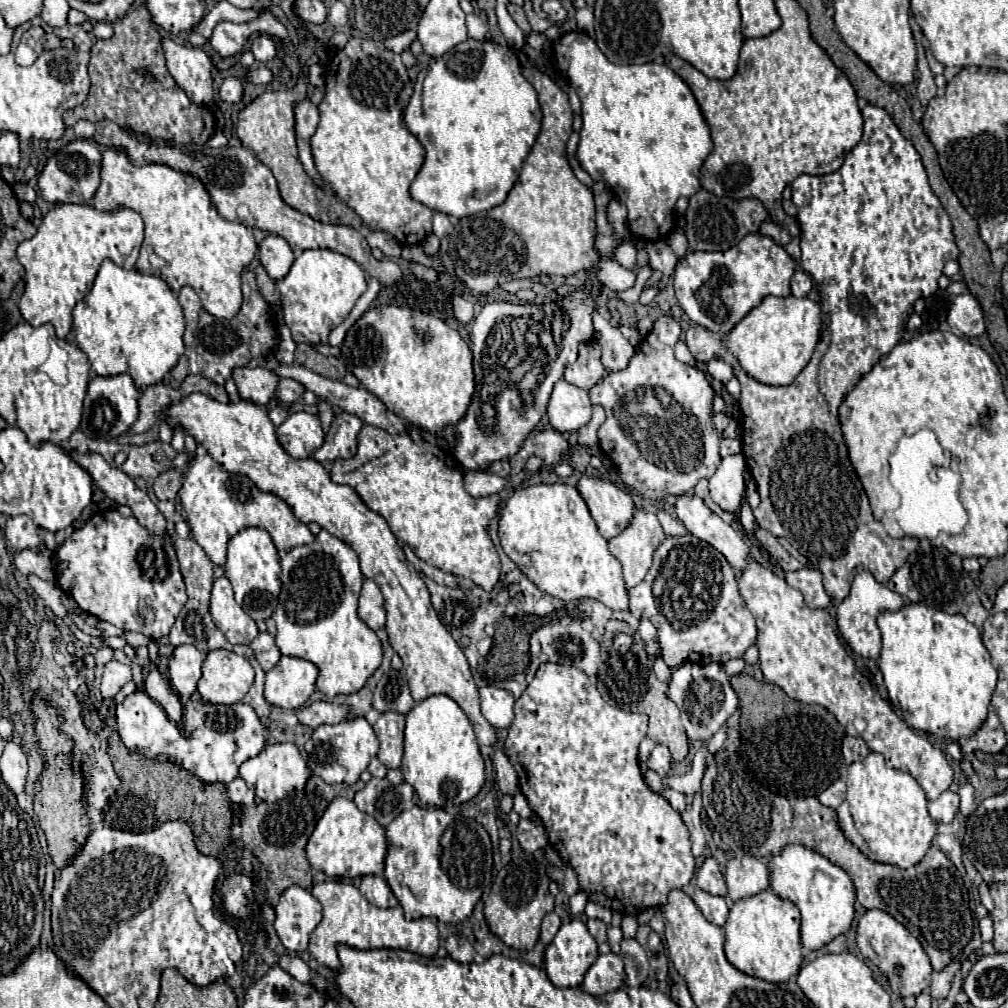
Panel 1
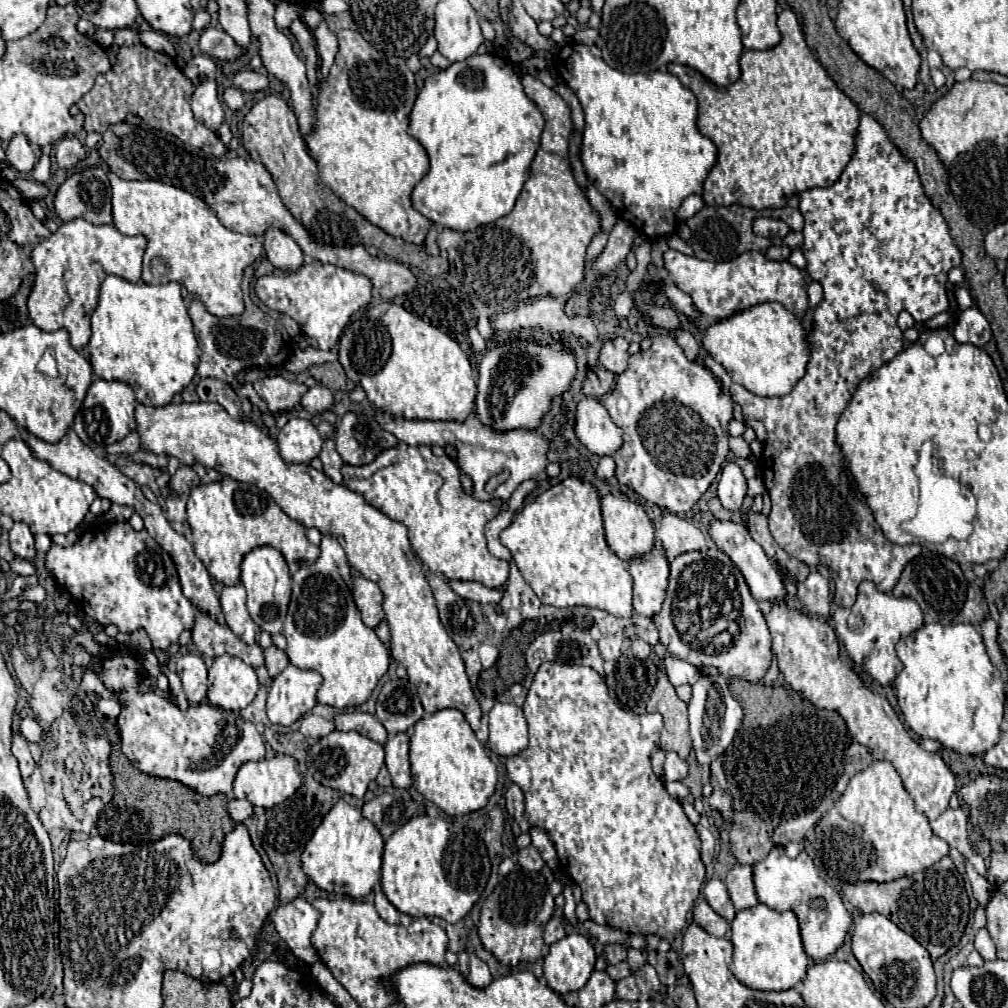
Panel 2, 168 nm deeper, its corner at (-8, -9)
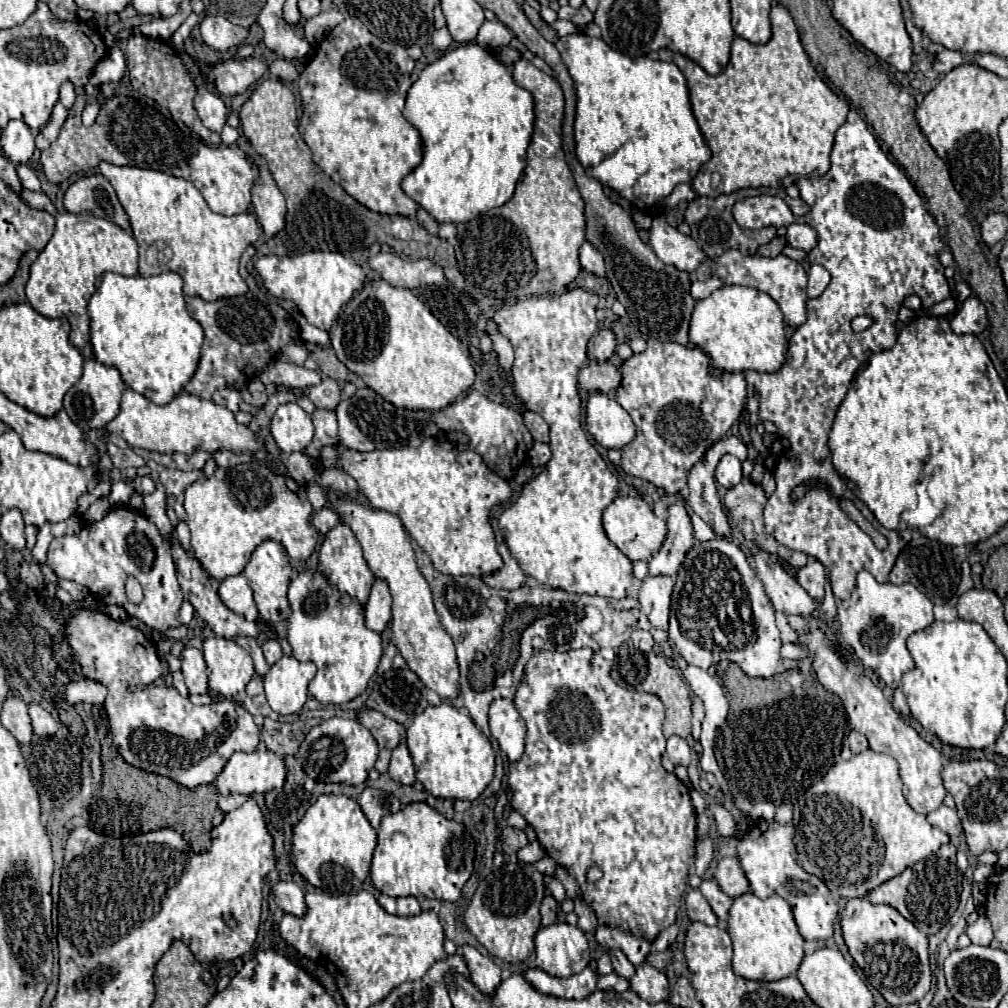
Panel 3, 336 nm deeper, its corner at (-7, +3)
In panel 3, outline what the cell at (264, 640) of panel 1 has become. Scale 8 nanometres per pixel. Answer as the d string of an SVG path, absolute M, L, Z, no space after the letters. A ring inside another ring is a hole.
M266 641L260 647L264 651L264 657L266 657L268 665L274 665L282 657L282 649L280 649L280 643L278 641Z

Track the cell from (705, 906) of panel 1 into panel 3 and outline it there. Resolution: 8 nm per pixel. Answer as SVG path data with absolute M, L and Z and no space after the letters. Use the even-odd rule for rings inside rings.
M690 889L686 893L686 913L690 917L690 921L702 921L706 925L716 925L718 919L712 913L708 901L704 899L704 895L698 889Z

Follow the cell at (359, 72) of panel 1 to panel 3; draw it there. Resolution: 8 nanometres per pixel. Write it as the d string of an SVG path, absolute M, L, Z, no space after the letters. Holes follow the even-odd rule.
M348 17L336 25L326 39L320 43L316 57L306 65L298 79L302 97L302 119L300 135L312 151L314 163L330 175L350 197L376 213L404 215L414 219L418 205L402 189L402 179L422 161L422 139L420 133L410 125L404 115L404 99L412 85L410 73L414 61L408 57L402 45L386 43L374 37L358 17Z

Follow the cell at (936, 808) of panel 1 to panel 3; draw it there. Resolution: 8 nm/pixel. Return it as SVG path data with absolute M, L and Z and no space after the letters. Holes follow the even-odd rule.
M946 805L938 807L936 811L932 811L928 815L928 821L930 821L930 825L934 825L940 831L948 833L952 839L960 837L960 833L962 833L962 825L960 825L960 819L956 815L956 809L948 809Z

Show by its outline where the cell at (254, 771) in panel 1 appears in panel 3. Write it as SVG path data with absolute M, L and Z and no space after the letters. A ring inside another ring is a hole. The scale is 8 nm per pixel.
M272 751L234 753L214 781L218 795L256 795L282 787L286 781L284 761Z

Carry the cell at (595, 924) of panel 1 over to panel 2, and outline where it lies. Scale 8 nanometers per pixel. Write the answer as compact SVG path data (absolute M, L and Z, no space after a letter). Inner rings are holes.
M607 943L607 945L605 945L605 957L607 957L609 965L617 965L617 963L621 963L621 961L627 959L627 951L623 949L623 945Z

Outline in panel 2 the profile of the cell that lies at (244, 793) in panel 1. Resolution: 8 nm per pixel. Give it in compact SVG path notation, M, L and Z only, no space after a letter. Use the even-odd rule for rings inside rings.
M231 799L229 801L229 815L233 821L243 823L253 815L253 805L247 799Z

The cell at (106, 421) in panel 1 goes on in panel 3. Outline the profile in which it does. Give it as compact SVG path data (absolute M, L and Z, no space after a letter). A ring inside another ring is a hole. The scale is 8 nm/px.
M86 359L84 361L84 371L82 377L78 379L76 385L70 387L70 391L64 395L64 411L68 417L78 425L78 427L90 427L90 429L104 429L106 423L110 423L118 411L120 411L120 397L122 391L126 389L118 369L102 365L96 359Z

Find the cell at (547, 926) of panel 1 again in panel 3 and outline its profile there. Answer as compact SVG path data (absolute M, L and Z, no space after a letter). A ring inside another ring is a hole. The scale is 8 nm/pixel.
M546 895L542 899L542 905L540 905L540 913L542 913L542 927L548 927L556 921L556 913L558 913L558 903L552 895Z

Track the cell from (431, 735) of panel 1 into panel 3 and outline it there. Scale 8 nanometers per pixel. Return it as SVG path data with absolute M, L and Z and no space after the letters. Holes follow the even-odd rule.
M448 703L426 707L416 715L408 727L406 745L416 765L416 779L434 797L474 801L494 777L494 749L488 737L476 729L464 711Z

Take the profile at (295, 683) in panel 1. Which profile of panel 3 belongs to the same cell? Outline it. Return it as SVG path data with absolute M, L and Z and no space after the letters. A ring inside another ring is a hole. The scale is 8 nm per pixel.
M282 657L266 675L264 689L268 705L280 715L300 711L308 699L308 683L314 675L314 663L300 663L294 657Z

